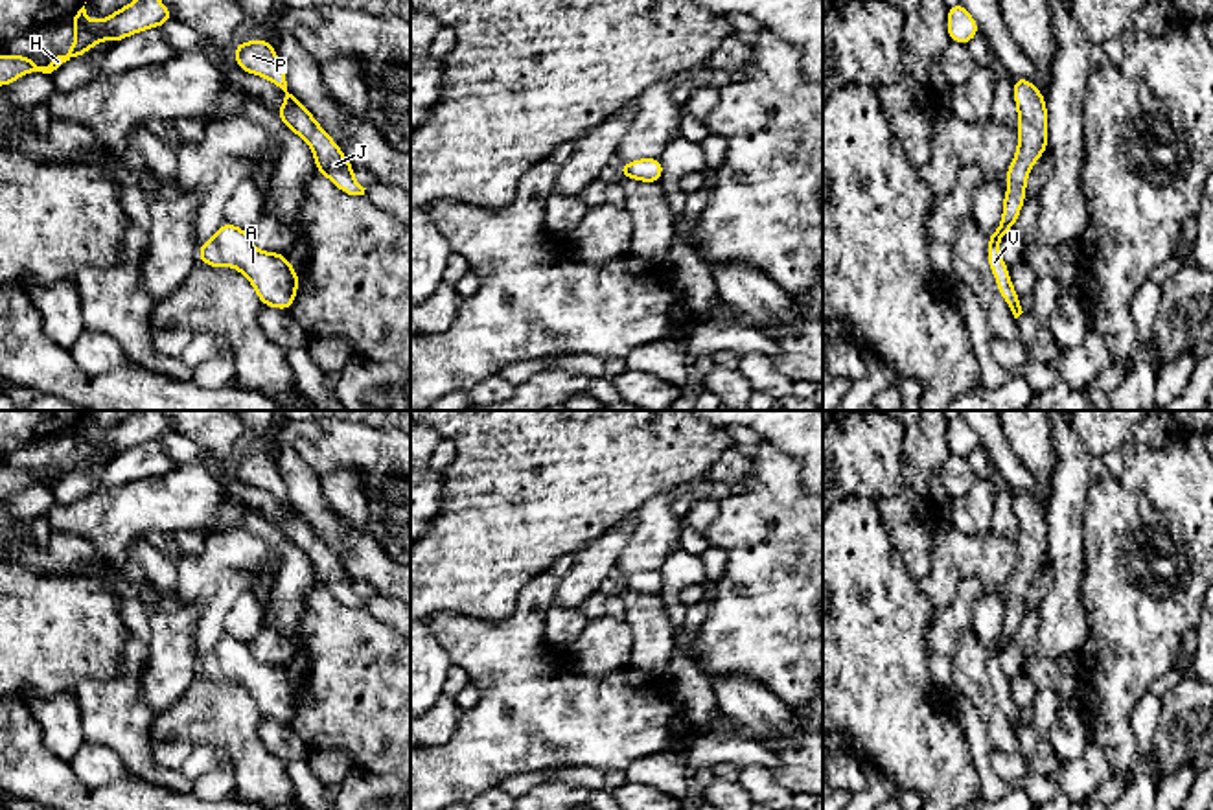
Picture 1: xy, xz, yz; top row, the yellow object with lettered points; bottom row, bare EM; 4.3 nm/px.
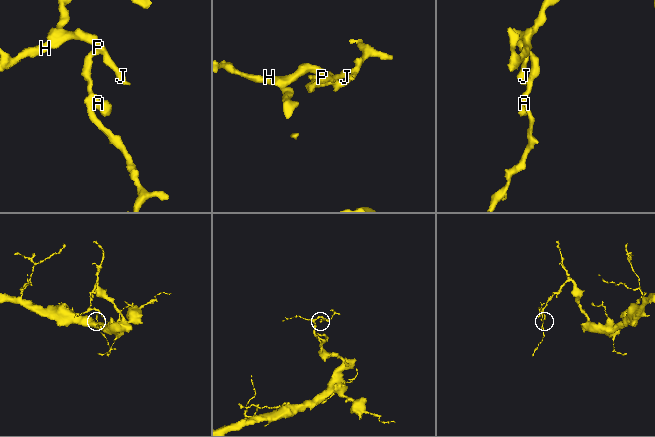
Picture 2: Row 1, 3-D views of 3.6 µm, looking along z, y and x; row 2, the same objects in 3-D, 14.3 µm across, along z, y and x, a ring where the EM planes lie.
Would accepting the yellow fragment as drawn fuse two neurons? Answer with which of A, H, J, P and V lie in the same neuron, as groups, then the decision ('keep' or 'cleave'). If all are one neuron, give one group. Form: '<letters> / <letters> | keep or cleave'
A H J P / V | cleave

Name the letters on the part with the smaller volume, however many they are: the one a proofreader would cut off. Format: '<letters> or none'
V

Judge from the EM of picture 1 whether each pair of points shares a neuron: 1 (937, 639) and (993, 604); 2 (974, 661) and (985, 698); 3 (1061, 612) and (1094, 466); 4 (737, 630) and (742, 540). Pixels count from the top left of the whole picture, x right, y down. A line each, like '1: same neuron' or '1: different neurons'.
1: different neurons
2: same neuron
3: same neuron
4: same neuron

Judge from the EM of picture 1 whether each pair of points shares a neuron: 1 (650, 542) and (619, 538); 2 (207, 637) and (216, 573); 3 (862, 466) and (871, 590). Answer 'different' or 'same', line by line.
1: different
2: same
3: different

